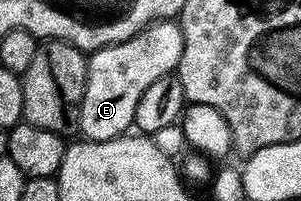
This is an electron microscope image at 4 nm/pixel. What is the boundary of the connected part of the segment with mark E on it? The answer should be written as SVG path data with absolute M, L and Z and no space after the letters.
M157 21L126 41L91 52L87 56L86 93L80 106L79 134L88 141L110 141L125 134L135 124L142 93L146 93L154 81L179 68L183 44L179 22Z

